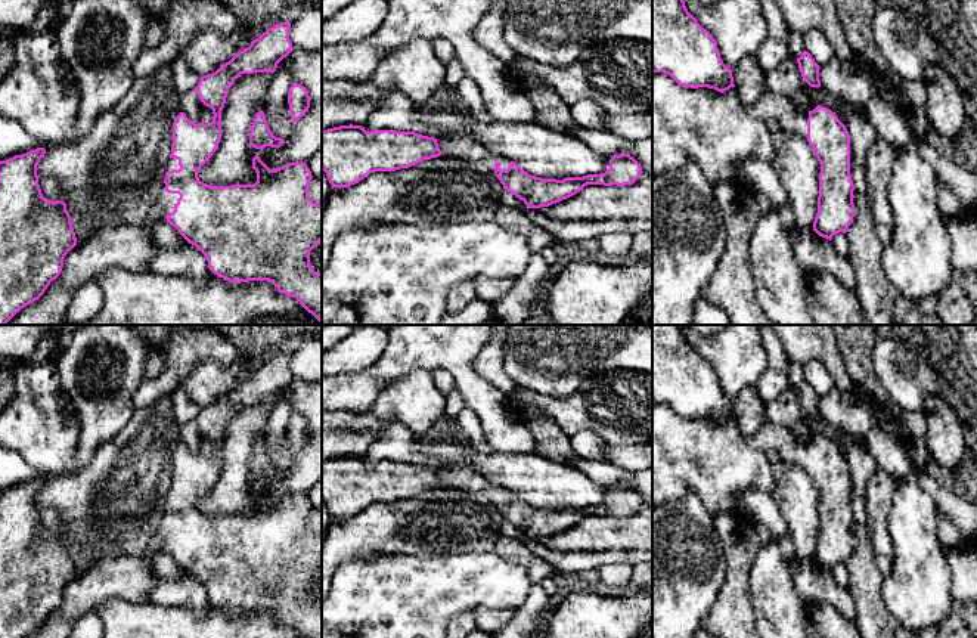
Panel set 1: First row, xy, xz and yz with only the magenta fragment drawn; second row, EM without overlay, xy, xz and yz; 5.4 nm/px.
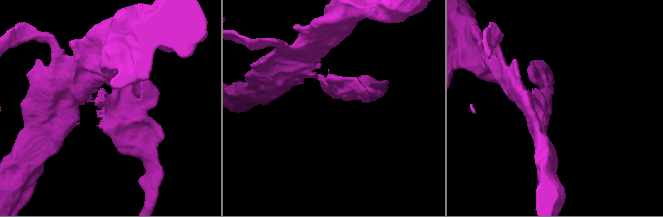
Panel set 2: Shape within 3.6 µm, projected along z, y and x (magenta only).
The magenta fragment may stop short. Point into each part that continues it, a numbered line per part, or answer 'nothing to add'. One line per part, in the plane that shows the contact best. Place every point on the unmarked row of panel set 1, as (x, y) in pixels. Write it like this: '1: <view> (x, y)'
1: xy (164, 532)

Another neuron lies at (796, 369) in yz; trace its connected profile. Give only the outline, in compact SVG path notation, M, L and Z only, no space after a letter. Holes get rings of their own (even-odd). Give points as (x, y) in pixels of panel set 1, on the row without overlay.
M790 363L790 385L797 390L801 387L803 383L804 383L803 365Z

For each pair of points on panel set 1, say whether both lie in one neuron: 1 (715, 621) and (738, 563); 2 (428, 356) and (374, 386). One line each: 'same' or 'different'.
1: same
2: same

